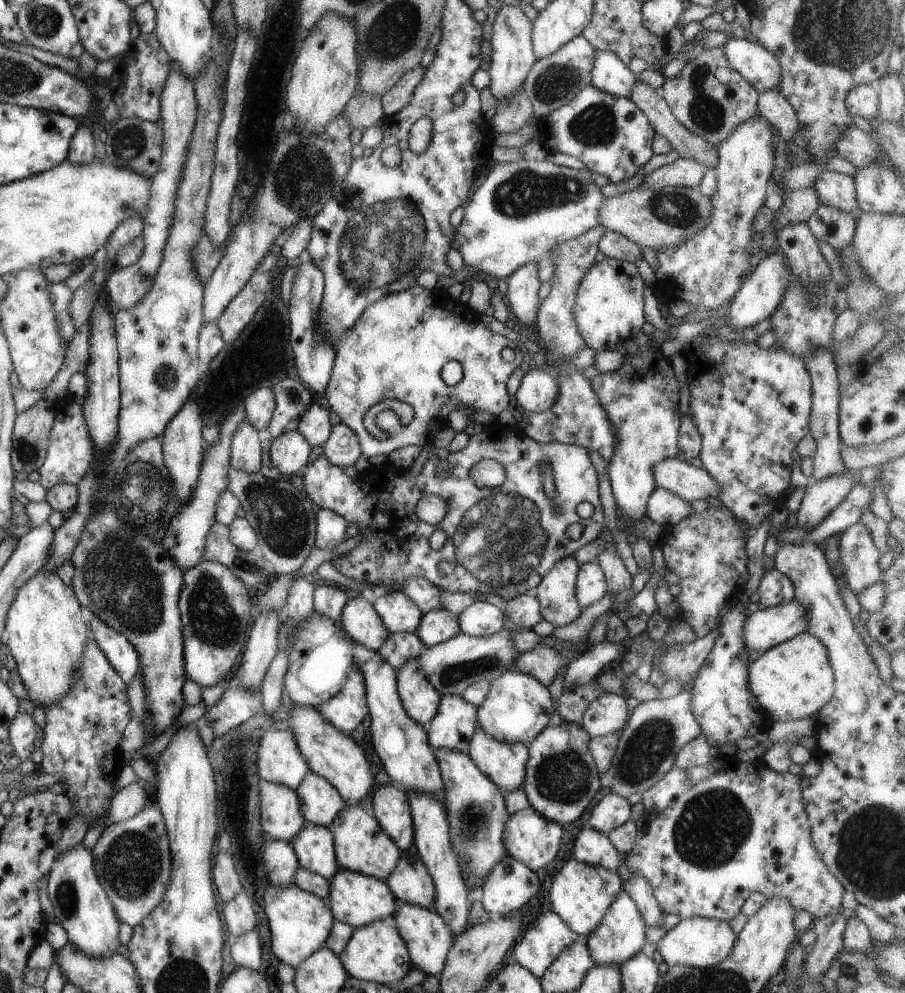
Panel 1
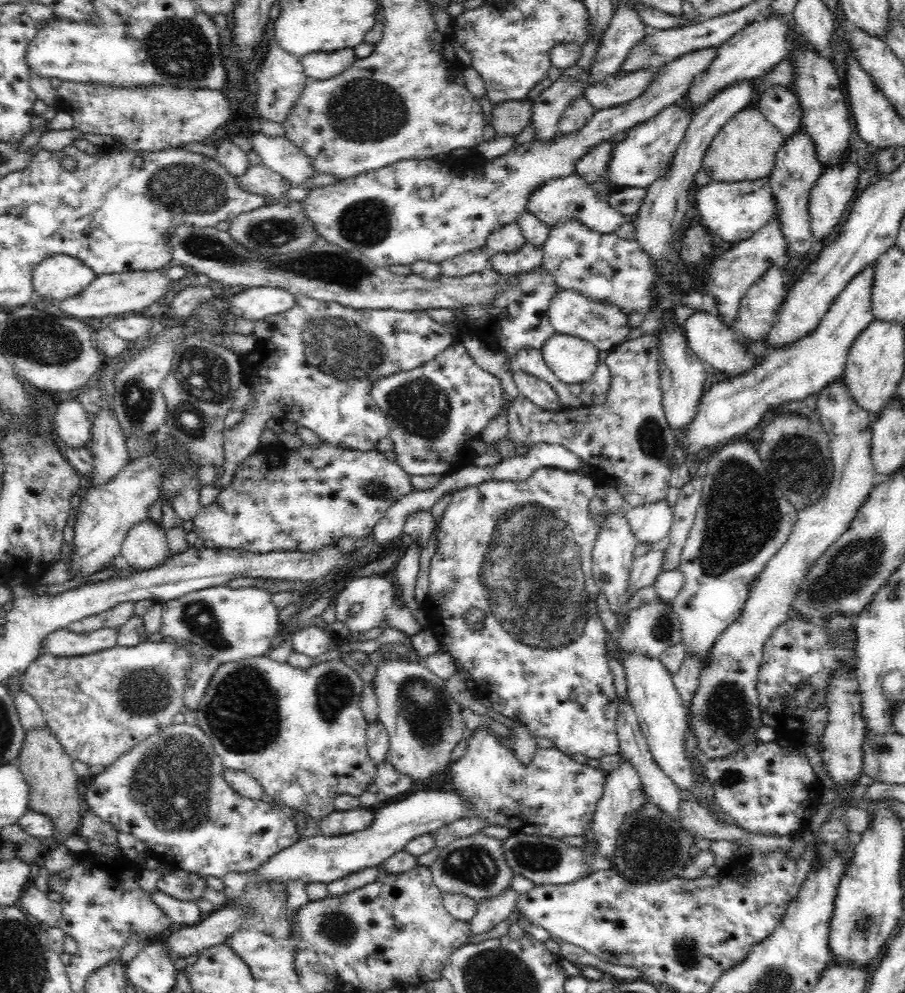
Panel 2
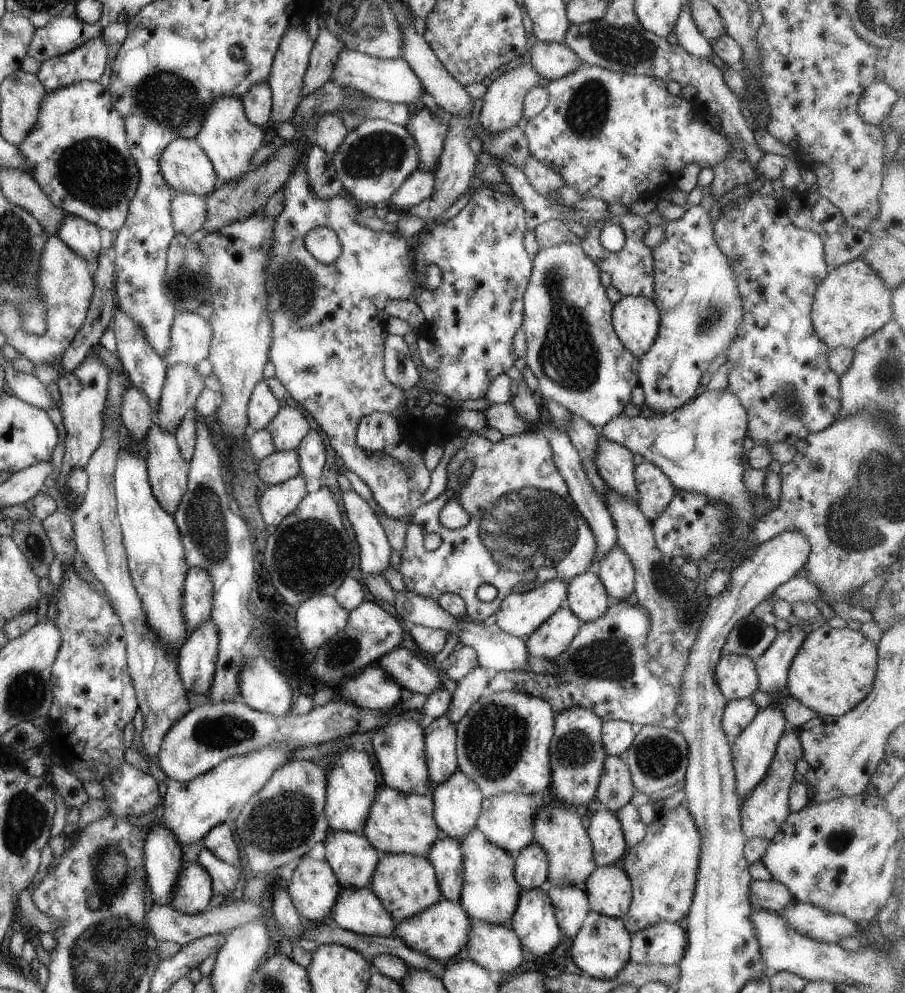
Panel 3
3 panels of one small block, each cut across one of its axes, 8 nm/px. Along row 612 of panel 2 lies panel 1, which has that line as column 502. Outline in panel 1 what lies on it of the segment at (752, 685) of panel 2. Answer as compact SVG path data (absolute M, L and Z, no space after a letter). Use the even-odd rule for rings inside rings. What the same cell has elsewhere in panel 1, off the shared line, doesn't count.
M477 726L468 740L466 753L503 794L521 788L528 759L528 747L523 743L498 741Z

